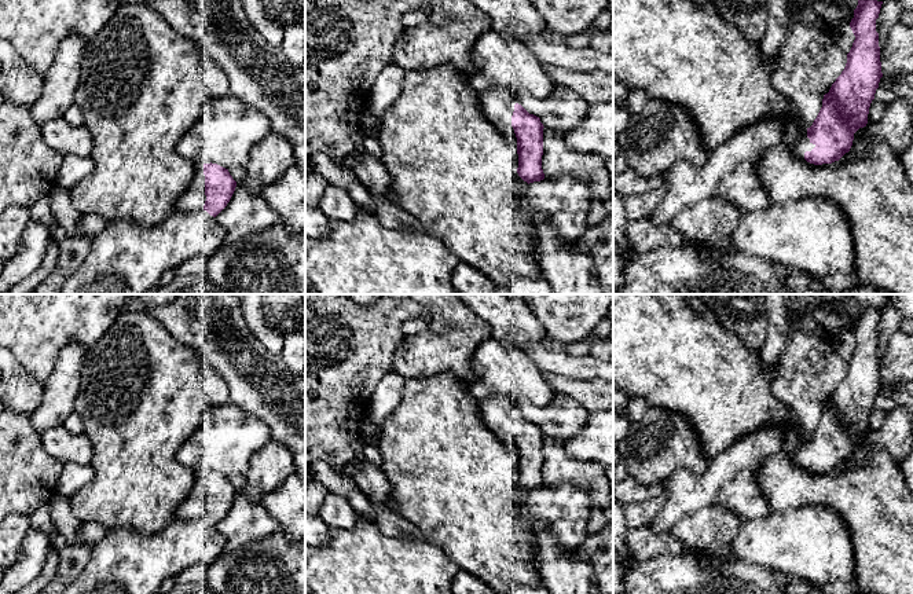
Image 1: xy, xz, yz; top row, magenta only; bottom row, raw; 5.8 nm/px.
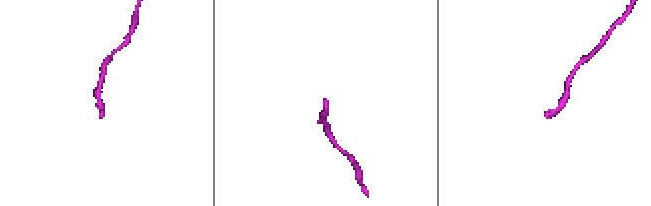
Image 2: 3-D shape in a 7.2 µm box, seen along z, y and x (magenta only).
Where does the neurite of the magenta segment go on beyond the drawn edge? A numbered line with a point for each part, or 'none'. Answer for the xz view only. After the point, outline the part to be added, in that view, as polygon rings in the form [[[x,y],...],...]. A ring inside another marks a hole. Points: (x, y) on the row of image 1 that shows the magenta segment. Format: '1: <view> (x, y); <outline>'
1: xz (497, 103); [[[491,88],[477,92],[477,98],[485,118],[510,144],[517,142],[512,126],[512,116],[514,111],[516,98],[503,88]]]

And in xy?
1: xy (193, 198); [[[204,162],[199,164],[192,182],[188,184],[183,195],[176,202],[176,212],[191,212],[204,209],[205,195],[205,175]]]

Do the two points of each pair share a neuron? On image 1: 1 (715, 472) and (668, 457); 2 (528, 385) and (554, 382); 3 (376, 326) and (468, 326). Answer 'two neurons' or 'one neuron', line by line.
1: two neurons
2: two neurons
3: two neurons

